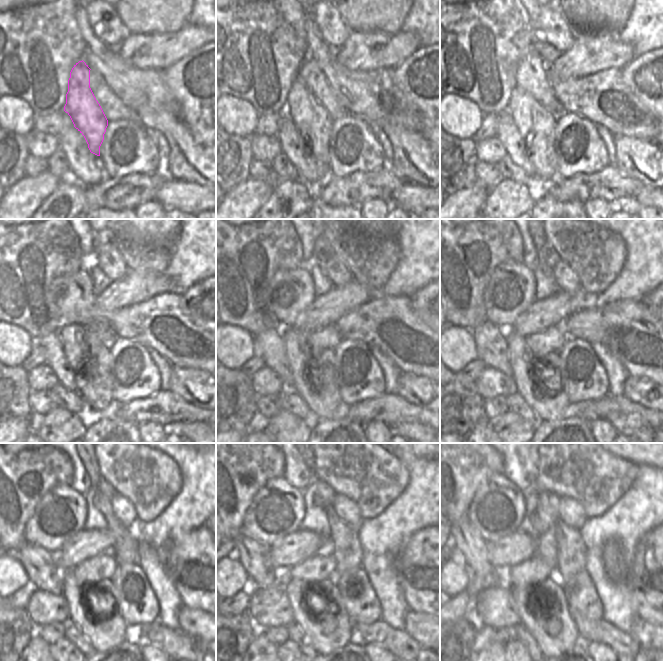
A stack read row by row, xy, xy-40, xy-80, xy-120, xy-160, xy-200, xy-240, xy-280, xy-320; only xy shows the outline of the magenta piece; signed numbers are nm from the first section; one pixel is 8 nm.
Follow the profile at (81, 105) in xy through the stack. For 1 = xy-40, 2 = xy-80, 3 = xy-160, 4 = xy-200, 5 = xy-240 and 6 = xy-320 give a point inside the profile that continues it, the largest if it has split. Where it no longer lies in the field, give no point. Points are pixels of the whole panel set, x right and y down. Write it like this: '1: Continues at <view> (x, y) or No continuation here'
1: Continues at xy-40 (313, 122)
2: Continues at xy-80 (536, 124)
3: Continues at xy-160 (315, 379)
4: Continues at xy-200 (532, 380)
5: Continues at xy-240 (84, 604)
6: Continues at xy-320 (543, 610).

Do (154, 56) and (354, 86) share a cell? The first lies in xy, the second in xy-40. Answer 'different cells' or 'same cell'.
different cells

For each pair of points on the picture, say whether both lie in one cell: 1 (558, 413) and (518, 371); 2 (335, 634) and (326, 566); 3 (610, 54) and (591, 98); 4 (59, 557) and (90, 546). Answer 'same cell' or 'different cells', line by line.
1: same cell
2: different cells
3: different cells
4: same cell

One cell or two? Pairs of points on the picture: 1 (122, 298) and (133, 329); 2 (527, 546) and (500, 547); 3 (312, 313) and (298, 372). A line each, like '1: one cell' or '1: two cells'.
1: two cells
2: one cell
3: two cells

